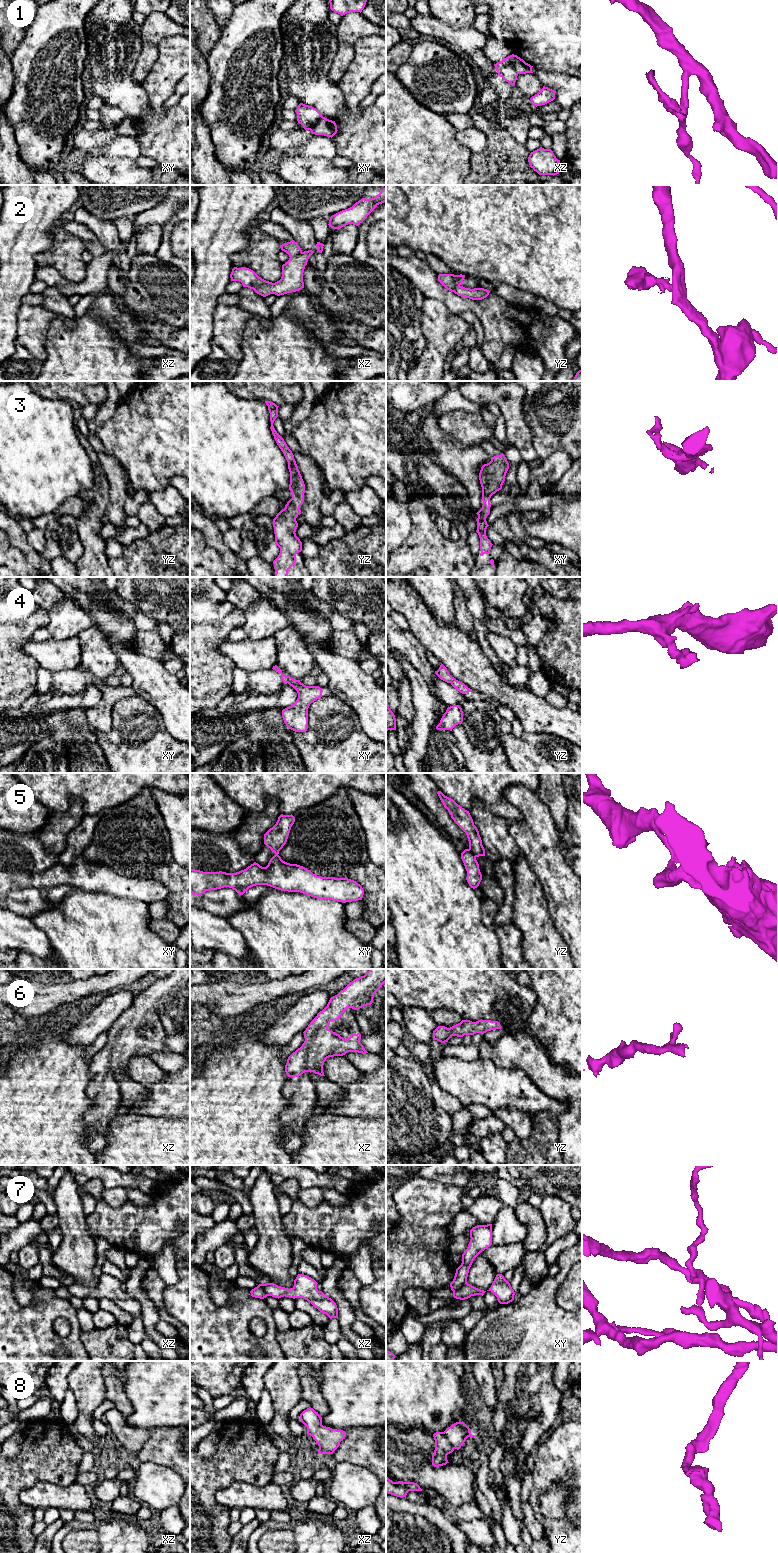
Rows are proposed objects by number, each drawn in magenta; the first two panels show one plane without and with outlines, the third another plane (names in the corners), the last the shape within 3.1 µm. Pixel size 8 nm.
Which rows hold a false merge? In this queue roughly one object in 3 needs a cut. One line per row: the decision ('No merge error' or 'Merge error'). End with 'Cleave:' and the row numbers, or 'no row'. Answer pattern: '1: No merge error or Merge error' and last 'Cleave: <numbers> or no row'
1: Merge error
2: Merge error
3: No merge error
4: No merge error
5: Merge error
6: No merge error
7: Merge error
8: No merge error
Cleave: 1, 2, 5, 7

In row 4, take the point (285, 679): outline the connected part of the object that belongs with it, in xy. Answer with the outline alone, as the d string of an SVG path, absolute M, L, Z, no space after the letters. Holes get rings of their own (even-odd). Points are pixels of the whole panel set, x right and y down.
M277 665L272 669L281 674L284 684L288 683L298 693L296 702L282 710L284 723L295 732L306 732L308 729L308 708L312 702L322 697L323 690L319 686L306 686L300 680L284 675Z

